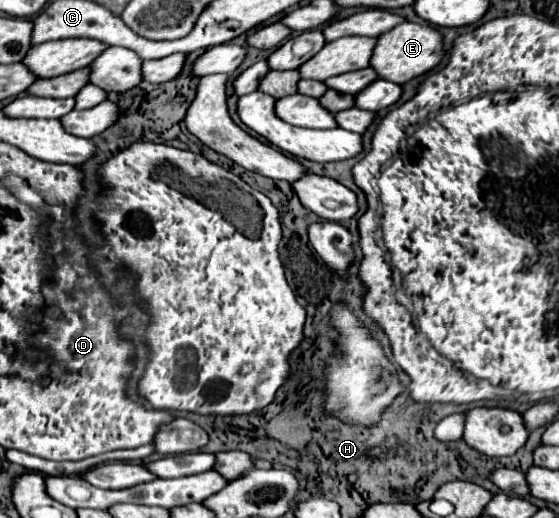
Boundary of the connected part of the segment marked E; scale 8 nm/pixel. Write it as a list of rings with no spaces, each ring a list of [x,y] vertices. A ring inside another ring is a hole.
[[[400,24],[394,32],[388,32],[388,36],[378,38],[378,48],[374,48],[374,60],[372,68],[378,72],[382,80],[394,82],[394,84],[406,84],[416,76],[422,76],[436,68],[442,58],[446,56],[446,46],[444,46],[444,36],[432,28],[432,26],[422,26],[422,24]]]

